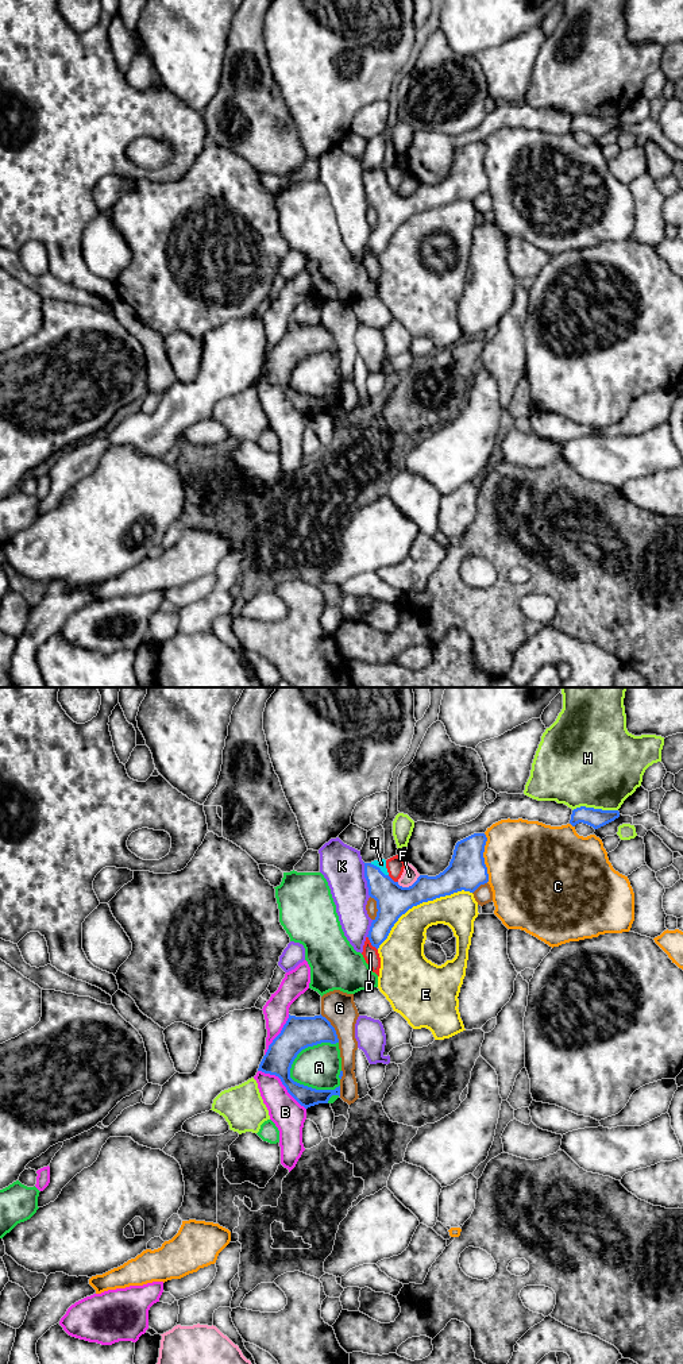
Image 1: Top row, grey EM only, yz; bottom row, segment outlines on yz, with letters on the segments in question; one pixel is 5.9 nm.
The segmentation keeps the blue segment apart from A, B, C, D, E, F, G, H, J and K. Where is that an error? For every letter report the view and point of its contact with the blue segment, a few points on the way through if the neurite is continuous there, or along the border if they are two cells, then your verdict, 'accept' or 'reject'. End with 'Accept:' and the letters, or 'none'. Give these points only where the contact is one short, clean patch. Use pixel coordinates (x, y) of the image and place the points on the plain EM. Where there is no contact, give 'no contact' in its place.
A: contact yz (307, 355); reject
B: contact yz (282, 392); reject
C: contact yz (483, 166); reject
D: contact yz (370, 250); reject
E: contact yz (420, 211); reject
F: contact yz (409, 195); border yz (420, 184), (408, 195), (397, 192); reject
G: contact yz (334, 336); reject
H: contact yz (594, 118); reject
J: contact yz (379, 177); way yz (393, 210), (379, 192), (379, 177), (381, 172); accept
K: contact yz (366, 188); reject
Accept: J

